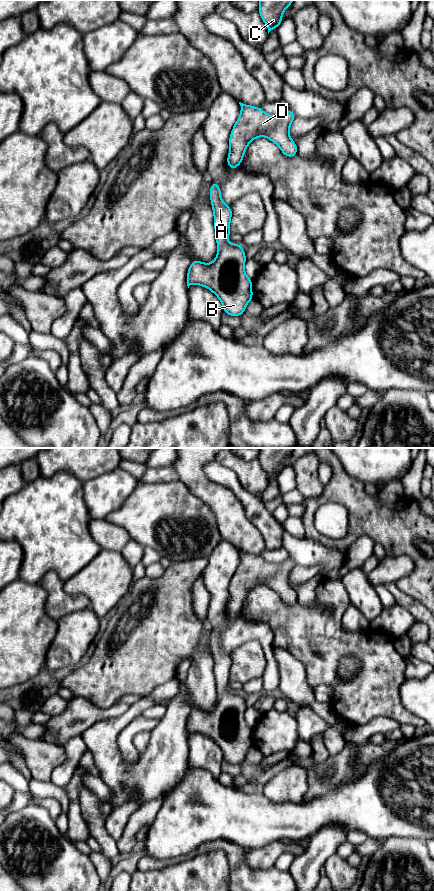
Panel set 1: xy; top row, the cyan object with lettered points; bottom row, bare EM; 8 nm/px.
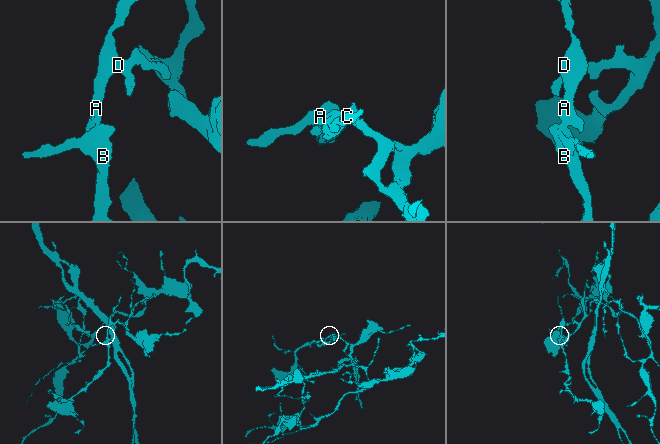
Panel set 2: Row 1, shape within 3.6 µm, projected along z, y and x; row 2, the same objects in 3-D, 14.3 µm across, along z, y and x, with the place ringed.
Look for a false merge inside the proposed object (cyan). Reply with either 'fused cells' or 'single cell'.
single cell

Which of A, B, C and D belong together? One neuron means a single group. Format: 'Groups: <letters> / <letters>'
Groups: A B C D

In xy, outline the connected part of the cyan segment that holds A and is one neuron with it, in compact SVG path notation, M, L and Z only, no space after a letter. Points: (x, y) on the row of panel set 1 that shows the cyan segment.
M212 182L210 186L210 199L214 212L214 229L216 232L216 243L218 253L215 260L210 264L205 264L199 260L194 260L188 269L187 286L197 284L209 288L222 302L223 311L230 316L241 316L250 300L253 299L252 280L244 271L246 262L245 252L241 244L229 244L227 238L230 236L230 219L232 208L223 203L219 182Z

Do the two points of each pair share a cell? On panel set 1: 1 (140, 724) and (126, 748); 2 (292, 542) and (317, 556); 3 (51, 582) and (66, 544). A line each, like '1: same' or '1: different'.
1: same
2: same
3: different

